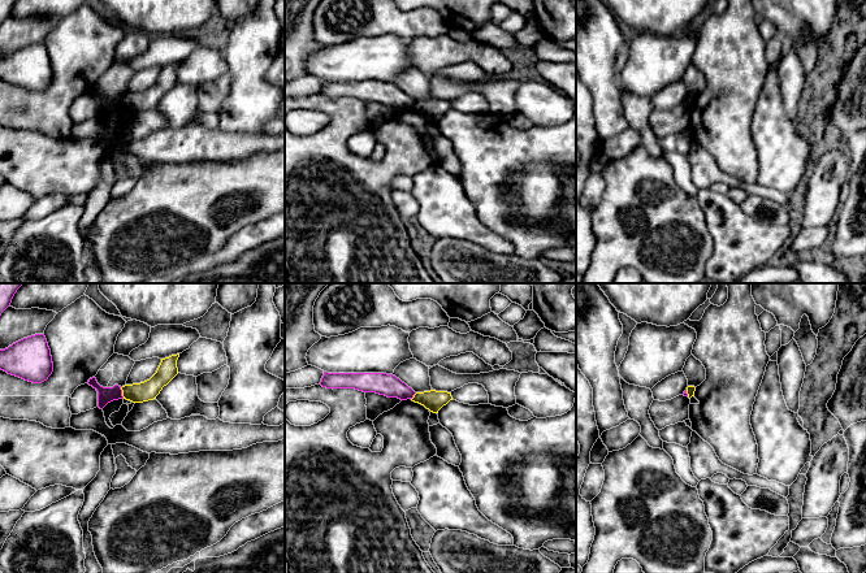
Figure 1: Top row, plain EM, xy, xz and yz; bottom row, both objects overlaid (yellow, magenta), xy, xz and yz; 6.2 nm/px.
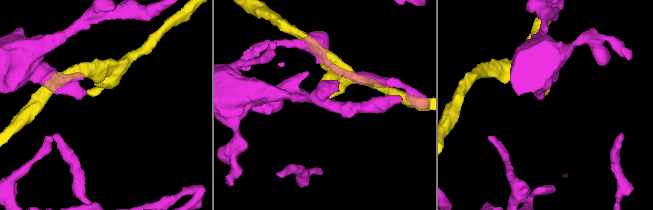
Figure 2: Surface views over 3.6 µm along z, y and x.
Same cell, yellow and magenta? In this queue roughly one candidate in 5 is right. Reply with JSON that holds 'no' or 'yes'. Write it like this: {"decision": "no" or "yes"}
{"decision": "no"}

